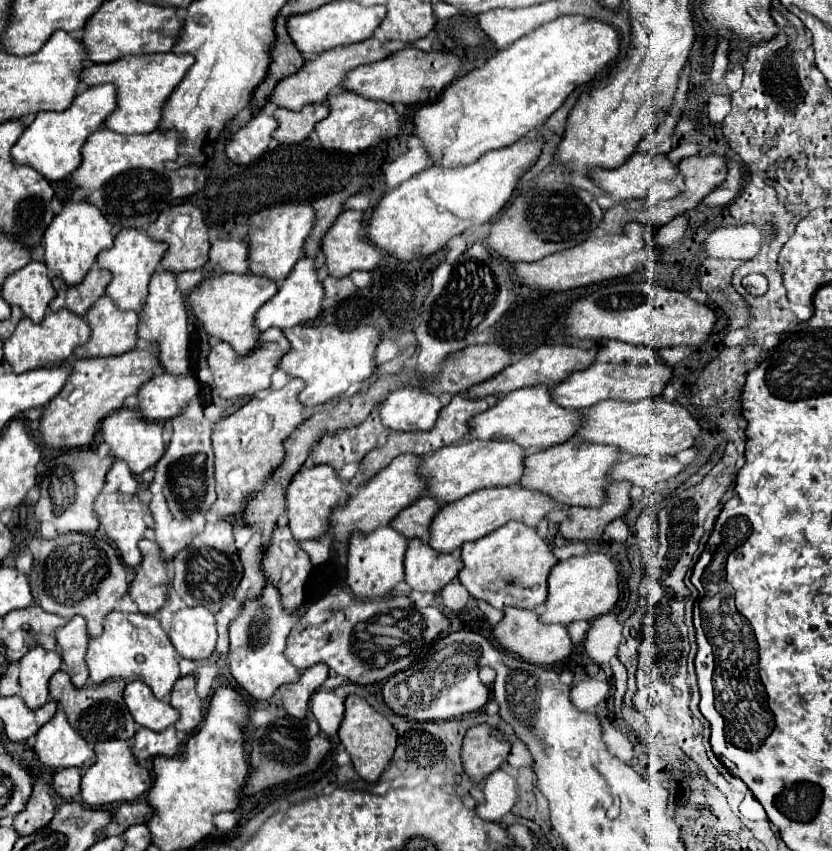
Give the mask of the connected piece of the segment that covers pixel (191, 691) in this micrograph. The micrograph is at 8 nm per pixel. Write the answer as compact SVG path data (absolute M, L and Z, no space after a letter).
M183 676L175 682L175 686L171 690L171 706L175 710L179 710L179 714L181 714L175 728L179 732L191 734L203 718L203 702L195 694L195 678L193 676Z

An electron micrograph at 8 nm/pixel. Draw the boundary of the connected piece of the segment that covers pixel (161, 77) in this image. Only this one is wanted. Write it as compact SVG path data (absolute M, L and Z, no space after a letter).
M151 54L151 56L123 56L109 64L93 64L83 68L79 80L85 86L97 84L113 84L117 88L117 108L105 118L105 128L117 134L149 134L157 130L161 120L161 106L167 96L181 82L183 74L193 64L193 56L189 54Z

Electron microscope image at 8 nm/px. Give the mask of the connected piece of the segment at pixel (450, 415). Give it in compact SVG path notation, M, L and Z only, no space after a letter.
M465 394L453 396L453 400L451 400L447 406L441 408L439 418L437 418L437 422L435 422L435 426L433 426L431 430L427 430L427 432L389 432L387 444L381 446L381 448L371 450L371 452L361 460L361 472L369 474L369 476L375 476L375 474L377 474L379 470L383 470L393 458L397 458L397 456L401 456L401 454L427 456L427 454L431 454L431 452L435 452L435 450L439 450L439 448L443 448L443 446L457 444L457 442L465 440L467 434L469 434L469 426L467 426L469 418L475 416L475 414L479 414L479 412L483 412L483 410L487 410L487 408L493 406L495 402L497 402L497 396L495 396L495 398L489 396L489 398L481 398L481 400L469 400L469 398L465 398Z

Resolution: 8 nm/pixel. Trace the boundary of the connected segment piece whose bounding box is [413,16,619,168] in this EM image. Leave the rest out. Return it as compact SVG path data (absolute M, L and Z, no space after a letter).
M559 16L547 22L527 36L513 42L509 48L499 50L483 66L473 68L463 78L457 78L445 88L437 102L425 104L415 112L413 134L421 140L423 148L431 156L435 166L459 168L479 160L485 152L511 146L513 142L527 136L565 102L565 98L585 82L591 82L597 72L601 72L607 62L611 62L619 52L619 34L605 22L589 20L583 16Z

